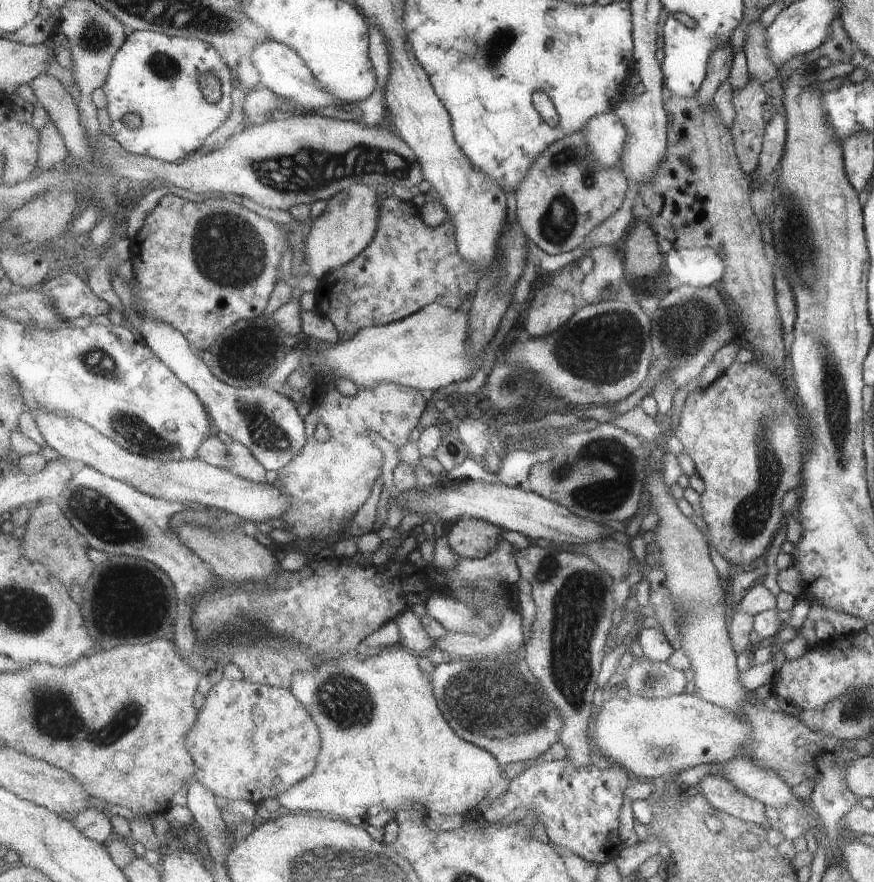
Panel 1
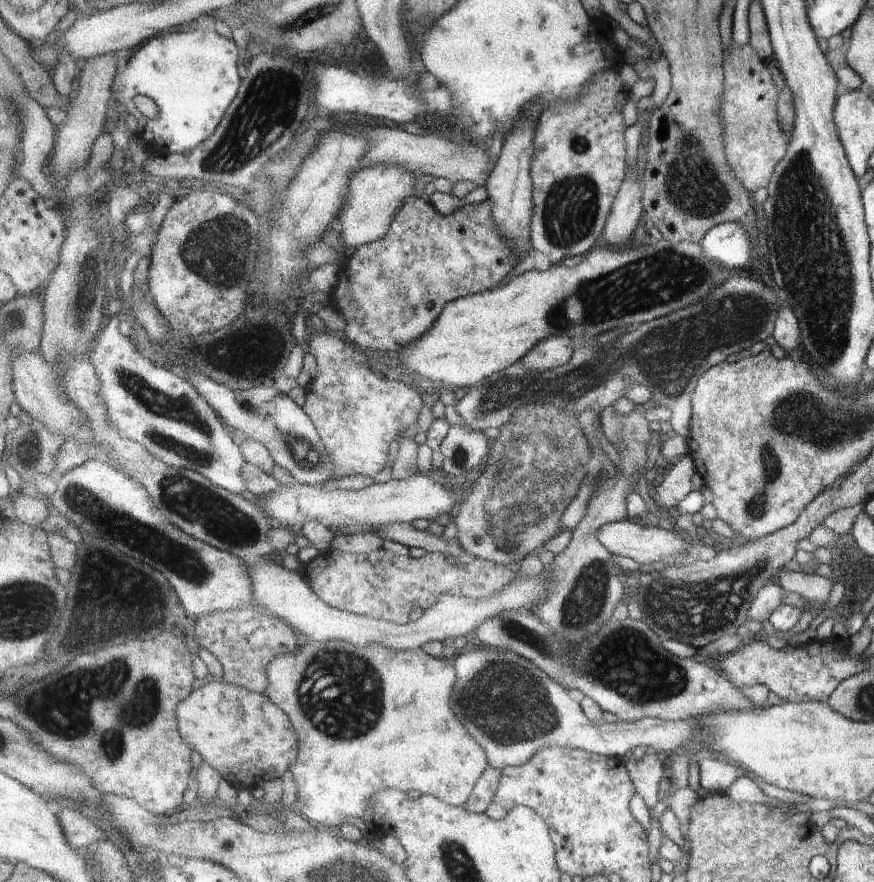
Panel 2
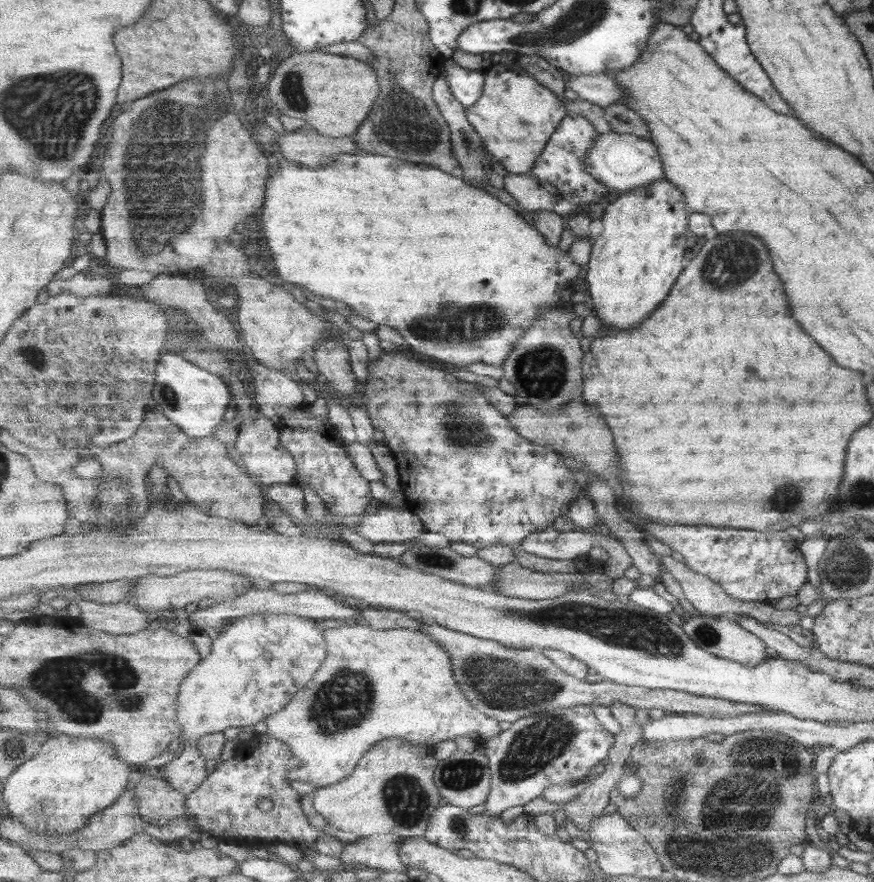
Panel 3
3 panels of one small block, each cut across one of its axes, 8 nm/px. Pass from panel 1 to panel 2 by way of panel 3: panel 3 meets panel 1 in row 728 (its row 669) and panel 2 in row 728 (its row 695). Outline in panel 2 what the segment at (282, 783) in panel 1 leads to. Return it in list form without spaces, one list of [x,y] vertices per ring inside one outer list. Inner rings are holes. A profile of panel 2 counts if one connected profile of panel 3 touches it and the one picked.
[[[208,678],[205,685],[191,694],[178,707],[178,726],[181,737],[219,775],[237,790],[261,786],[269,780],[281,778],[293,764],[297,764],[299,740],[289,716],[266,693],[255,693],[229,683],[222,678]]]

